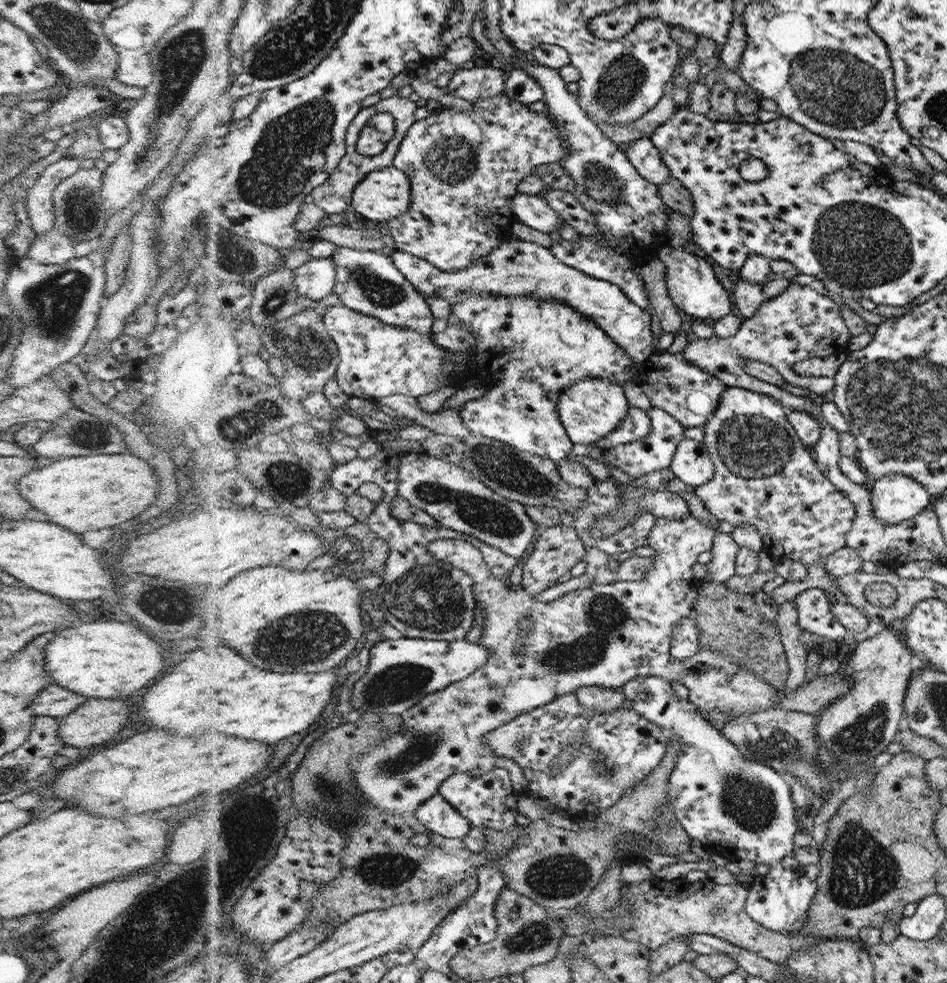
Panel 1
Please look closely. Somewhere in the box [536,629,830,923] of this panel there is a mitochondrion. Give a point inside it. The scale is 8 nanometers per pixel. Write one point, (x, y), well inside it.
(750, 803)

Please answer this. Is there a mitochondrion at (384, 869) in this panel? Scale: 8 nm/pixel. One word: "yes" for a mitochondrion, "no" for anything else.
yes

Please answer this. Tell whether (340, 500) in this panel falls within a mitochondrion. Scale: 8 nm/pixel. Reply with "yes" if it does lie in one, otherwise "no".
no

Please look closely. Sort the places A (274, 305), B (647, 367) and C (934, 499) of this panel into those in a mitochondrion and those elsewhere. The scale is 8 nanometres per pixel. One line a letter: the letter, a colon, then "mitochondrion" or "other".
A: mitochondrion
B: other
C: other

